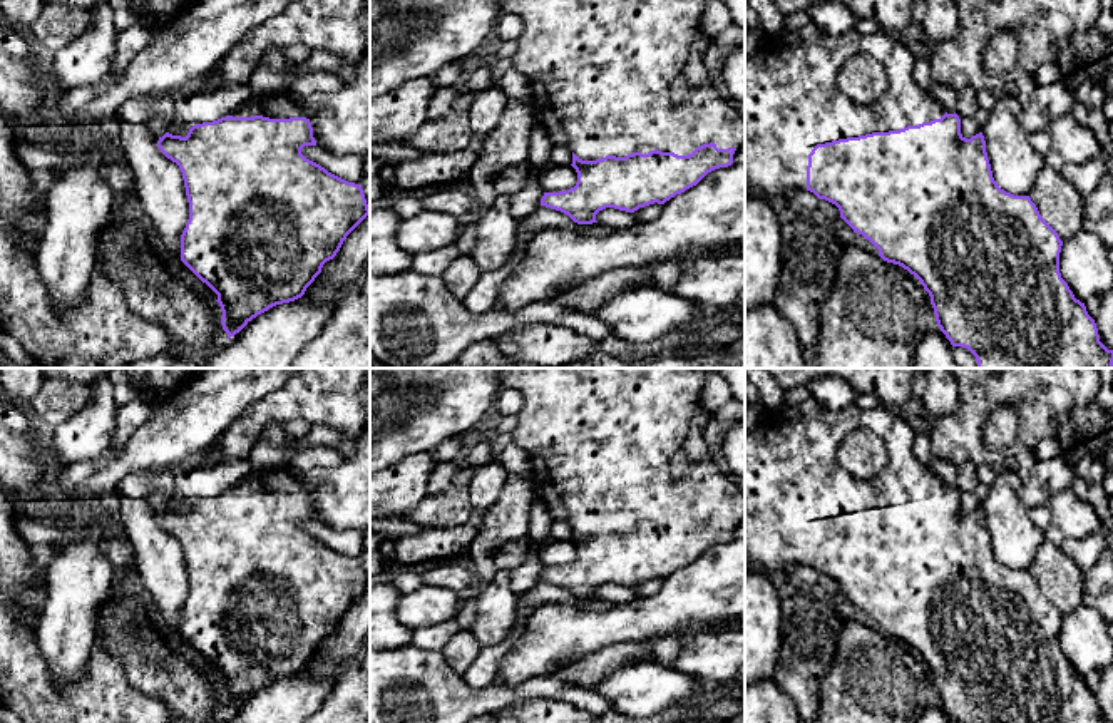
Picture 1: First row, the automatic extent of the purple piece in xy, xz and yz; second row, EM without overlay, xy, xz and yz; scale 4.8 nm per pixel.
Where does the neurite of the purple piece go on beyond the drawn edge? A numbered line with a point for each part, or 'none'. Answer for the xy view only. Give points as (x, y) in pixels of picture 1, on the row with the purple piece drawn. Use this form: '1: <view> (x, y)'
1: xy (276, 106)

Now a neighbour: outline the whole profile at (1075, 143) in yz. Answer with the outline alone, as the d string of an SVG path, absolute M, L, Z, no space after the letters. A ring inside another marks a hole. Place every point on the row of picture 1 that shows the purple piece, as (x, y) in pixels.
M1071 112L1053 120L1046 131L1064 164L1085 164L1101 151L1091 129L1078 124Z

